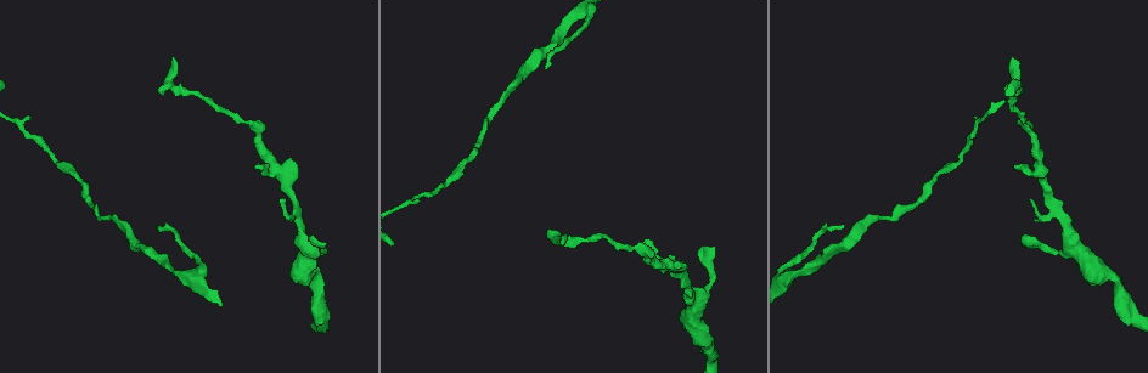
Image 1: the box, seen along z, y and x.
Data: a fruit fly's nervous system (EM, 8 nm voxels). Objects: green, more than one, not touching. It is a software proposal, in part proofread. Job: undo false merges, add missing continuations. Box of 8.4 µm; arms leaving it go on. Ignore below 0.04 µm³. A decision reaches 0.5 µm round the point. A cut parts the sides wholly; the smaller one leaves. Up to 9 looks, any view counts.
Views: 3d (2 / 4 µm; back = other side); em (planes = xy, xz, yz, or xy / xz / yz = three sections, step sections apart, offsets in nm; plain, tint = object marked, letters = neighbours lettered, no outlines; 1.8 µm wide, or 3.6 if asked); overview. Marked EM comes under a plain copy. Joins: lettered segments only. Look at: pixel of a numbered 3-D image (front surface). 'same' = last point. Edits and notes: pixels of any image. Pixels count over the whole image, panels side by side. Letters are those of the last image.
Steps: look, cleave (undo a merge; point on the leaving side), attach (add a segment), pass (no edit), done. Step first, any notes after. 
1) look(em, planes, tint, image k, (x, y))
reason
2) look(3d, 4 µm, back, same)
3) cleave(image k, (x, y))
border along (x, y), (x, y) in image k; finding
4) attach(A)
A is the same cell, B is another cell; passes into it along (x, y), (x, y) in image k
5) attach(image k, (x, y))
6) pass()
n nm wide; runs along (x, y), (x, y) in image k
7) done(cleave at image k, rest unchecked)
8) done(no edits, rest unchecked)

look(em, 3.6 µm, planes, letters, image 1, (843, 226))
free end

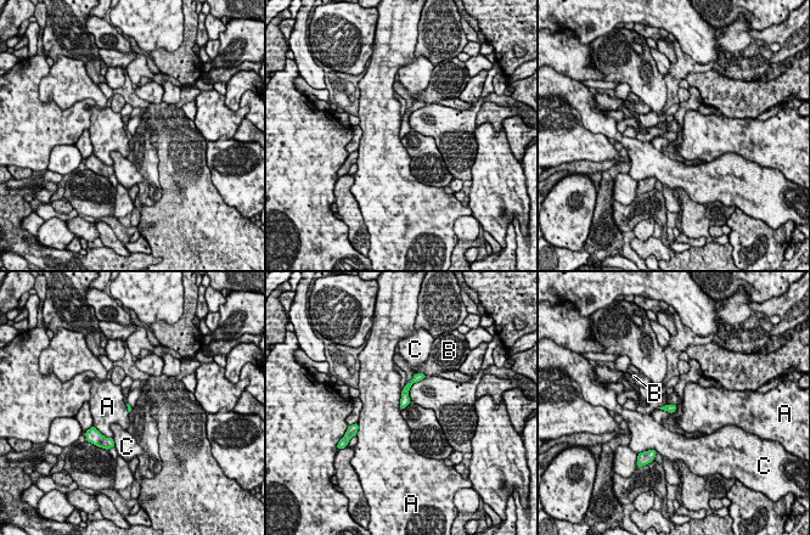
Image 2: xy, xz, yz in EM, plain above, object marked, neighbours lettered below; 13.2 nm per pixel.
pass()
A, B and C are other cells; border along (93, 424), (102, 434), (112, 438) in image 2; none of them fits

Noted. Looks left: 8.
look(em, yz, step 16, letters, image 1, (1022, 242))
an open end

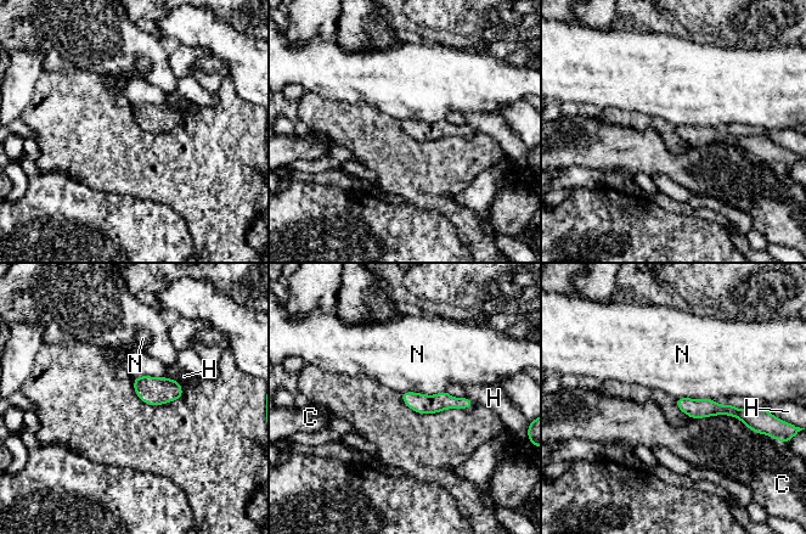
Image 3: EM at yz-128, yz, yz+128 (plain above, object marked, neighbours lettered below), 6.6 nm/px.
look(em, xz, step 4, letters, same)

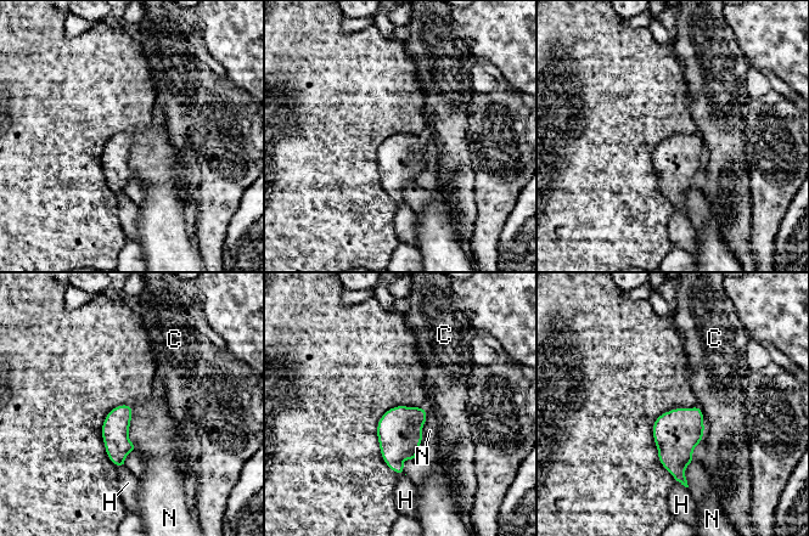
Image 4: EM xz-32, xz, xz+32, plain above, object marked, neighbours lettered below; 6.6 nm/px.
pass()
N touches over 320 nm; C, H and N are other cells; border along (129, 405), (128, 439), (136, 451) in image 4; no lettered segment goes on from it

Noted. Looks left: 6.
look(em, planes, letters, image 1, (643, 239))
branch stops here

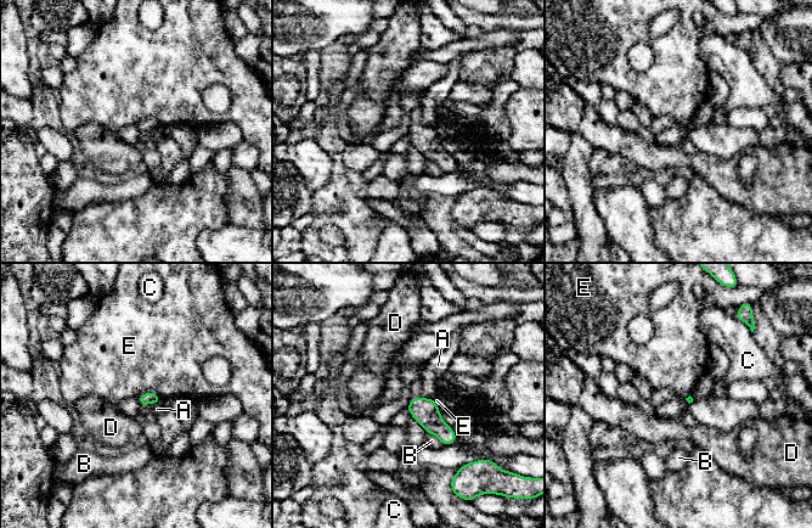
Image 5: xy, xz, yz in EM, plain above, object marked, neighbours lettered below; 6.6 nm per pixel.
pass()
A, B, C, D and E are other cells; border along (151, 389), (162, 398) in image 5; none of them fits

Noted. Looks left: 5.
look(3d, 4 µm, image 1, (171, 58))
free end

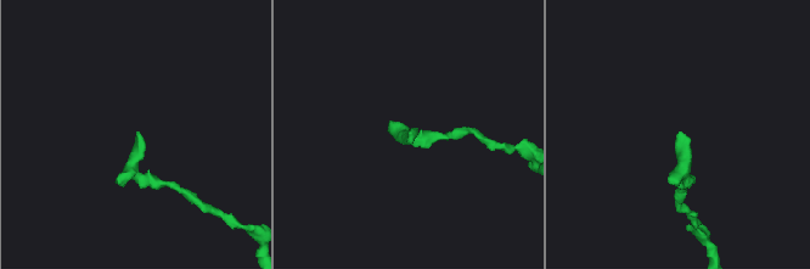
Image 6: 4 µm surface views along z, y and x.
look(em, yz, step 4, letters, image 6, (139, 136))

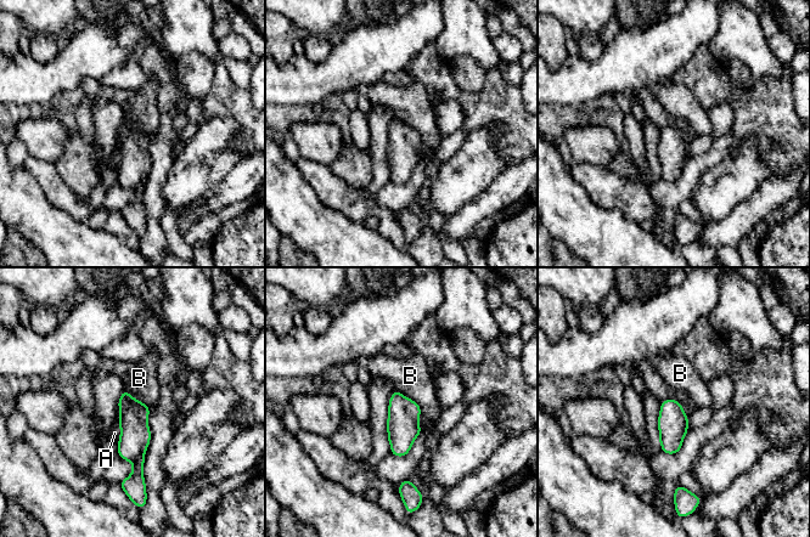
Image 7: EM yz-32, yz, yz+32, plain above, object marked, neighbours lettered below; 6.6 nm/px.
pass()
A and B are other cells; border along (123, 389), (150, 407) in image 7; none of them fits

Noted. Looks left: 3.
done(no edits, rest unchecked)

